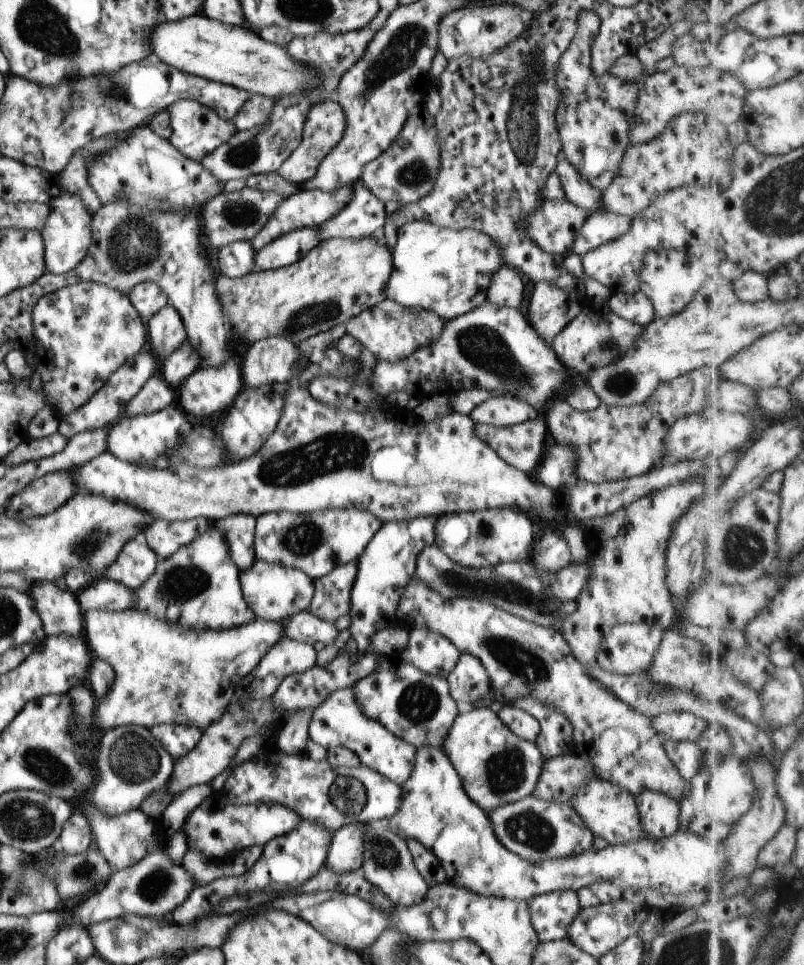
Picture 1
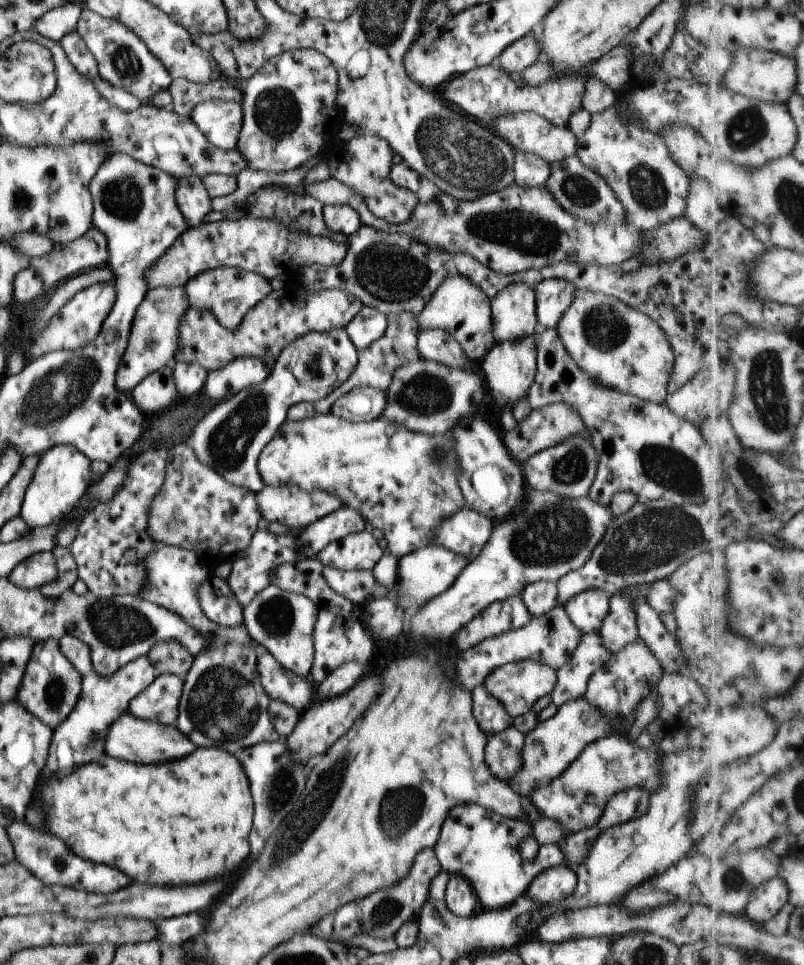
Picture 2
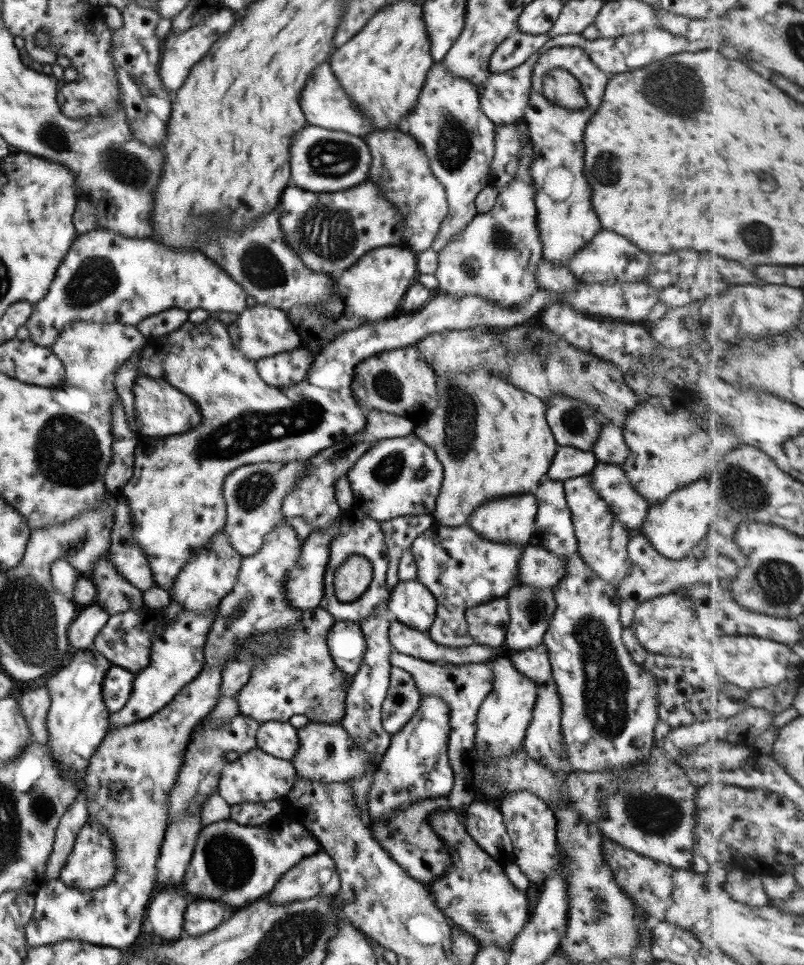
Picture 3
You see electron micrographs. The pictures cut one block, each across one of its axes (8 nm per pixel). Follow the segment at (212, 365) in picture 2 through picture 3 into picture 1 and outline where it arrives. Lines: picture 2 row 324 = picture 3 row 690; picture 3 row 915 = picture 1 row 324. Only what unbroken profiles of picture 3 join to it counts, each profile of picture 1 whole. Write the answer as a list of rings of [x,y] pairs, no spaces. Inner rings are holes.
[[[79,281],[57,292],[44,296],[32,312],[33,340],[28,353],[33,355],[34,368],[43,381],[42,389],[55,413],[60,416],[71,414],[90,401],[101,390],[108,378],[132,360],[148,345],[147,326],[131,304],[126,293],[119,292],[103,283]]]

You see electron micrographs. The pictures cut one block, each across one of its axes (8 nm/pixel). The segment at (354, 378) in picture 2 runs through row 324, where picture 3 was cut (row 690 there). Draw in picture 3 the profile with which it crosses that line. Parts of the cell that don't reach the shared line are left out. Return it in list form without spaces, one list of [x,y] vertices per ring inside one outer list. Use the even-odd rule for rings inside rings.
[[[392,667],[390,674],[389,690],[381,708],[381,721],[384,730],[393,735],[414,716],[422,696],[406,671]]]

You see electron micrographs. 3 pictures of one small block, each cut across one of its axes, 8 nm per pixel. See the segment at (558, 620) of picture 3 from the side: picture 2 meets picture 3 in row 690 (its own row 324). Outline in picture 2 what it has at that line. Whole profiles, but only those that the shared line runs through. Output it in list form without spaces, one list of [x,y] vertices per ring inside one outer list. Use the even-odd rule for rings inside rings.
[[[576,289],[572,303],[558,322],[557,332],[570,358],[590,379],[606,387],[638,396],[642,400],[664,403],[667,399],[667,384],[675,358],[664,331],[643,312],[632,310],[617,298],[606,294]]]

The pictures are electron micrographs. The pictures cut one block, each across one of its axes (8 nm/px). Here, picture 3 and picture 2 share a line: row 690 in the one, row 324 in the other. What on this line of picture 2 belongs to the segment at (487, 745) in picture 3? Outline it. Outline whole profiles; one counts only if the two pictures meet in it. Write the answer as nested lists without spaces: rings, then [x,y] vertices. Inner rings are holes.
[[[518,282],[491,299],[492,334],[496,343],[532,336],[537,326],[535,288]]]

